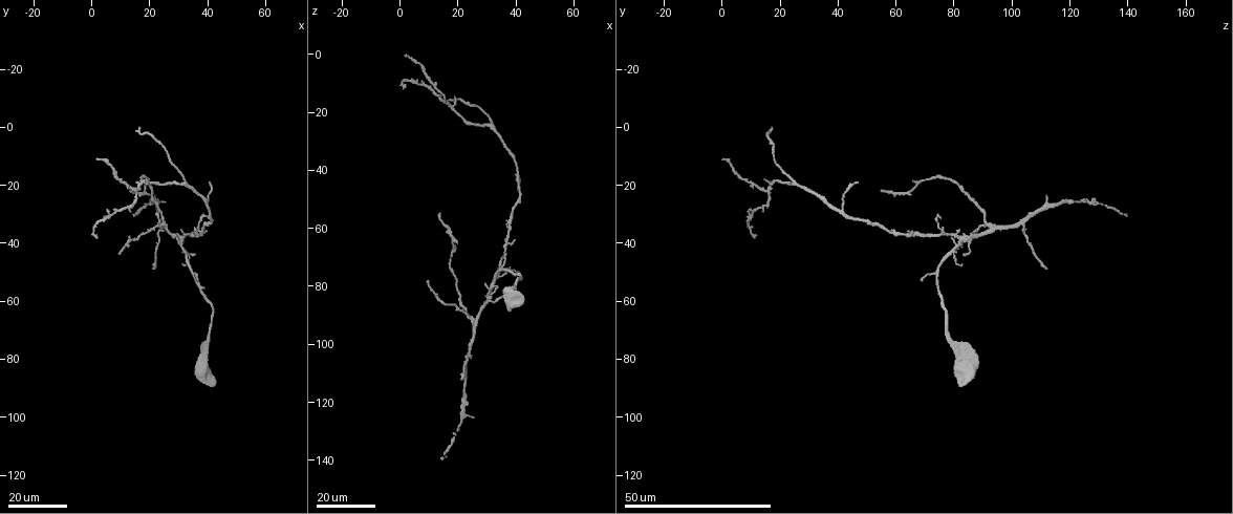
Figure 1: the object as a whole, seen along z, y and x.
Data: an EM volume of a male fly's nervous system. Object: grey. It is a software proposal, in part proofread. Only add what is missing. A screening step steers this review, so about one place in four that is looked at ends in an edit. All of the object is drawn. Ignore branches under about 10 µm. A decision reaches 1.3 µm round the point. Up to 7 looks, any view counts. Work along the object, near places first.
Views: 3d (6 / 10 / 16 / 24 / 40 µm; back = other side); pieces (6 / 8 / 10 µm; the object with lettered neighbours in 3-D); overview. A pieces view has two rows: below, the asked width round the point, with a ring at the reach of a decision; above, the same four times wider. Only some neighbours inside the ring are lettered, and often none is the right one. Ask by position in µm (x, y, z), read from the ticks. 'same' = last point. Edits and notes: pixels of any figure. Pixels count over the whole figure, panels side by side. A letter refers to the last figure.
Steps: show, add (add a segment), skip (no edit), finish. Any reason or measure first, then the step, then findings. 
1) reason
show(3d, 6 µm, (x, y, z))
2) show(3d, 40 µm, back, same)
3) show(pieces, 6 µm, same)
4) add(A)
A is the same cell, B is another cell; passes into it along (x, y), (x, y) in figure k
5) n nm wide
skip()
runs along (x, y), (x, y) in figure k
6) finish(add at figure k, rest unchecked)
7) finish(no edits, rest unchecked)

branch stops here
show(3d, 16 µm, (22, 25, 111))

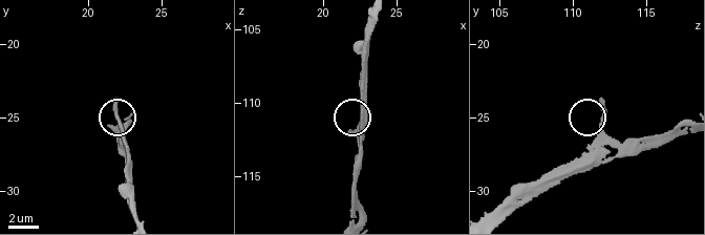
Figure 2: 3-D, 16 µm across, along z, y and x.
show(pieces, 8 µm, (22.0, 23.8, 111.8))

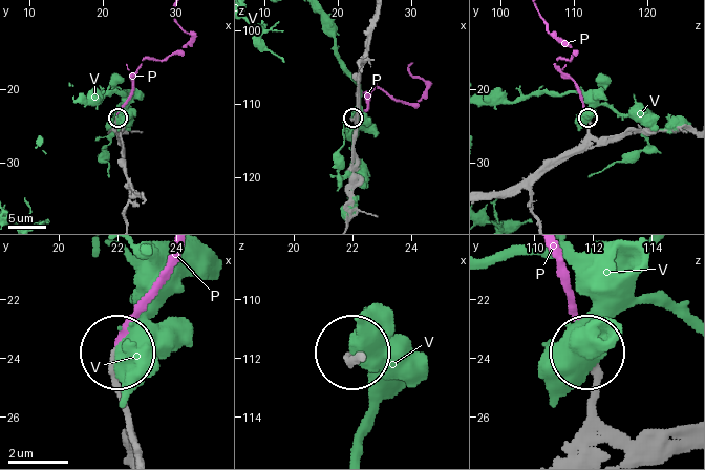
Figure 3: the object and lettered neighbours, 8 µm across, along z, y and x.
add(P)
P is the same cell, V is another cell; the neuron continues

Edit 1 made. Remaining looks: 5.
an open end
show(3d, 16 µm, (22, 49, 111))

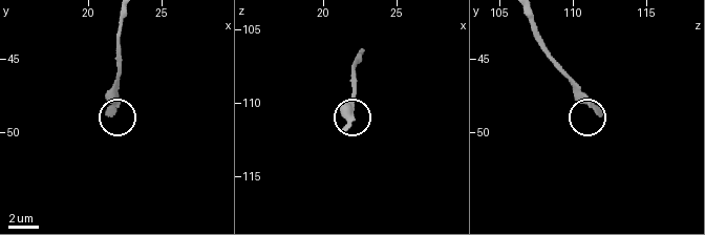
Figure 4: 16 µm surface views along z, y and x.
show(pieces, 6 µm, (21.2, 48.8, 111.8))

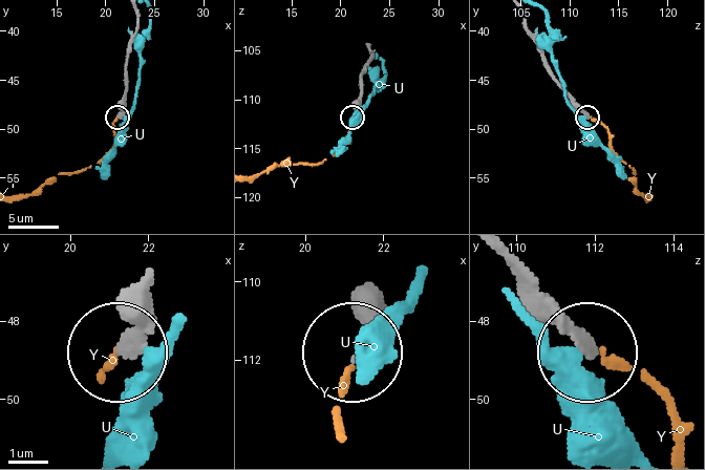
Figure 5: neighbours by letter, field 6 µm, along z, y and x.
add(Y)
Y is the same cell, U is another cell; passes into it along (499, 255), (580, 336), (660, 396), (680, 446) in figure 5; it goes on there

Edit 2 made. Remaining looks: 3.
show(overview)

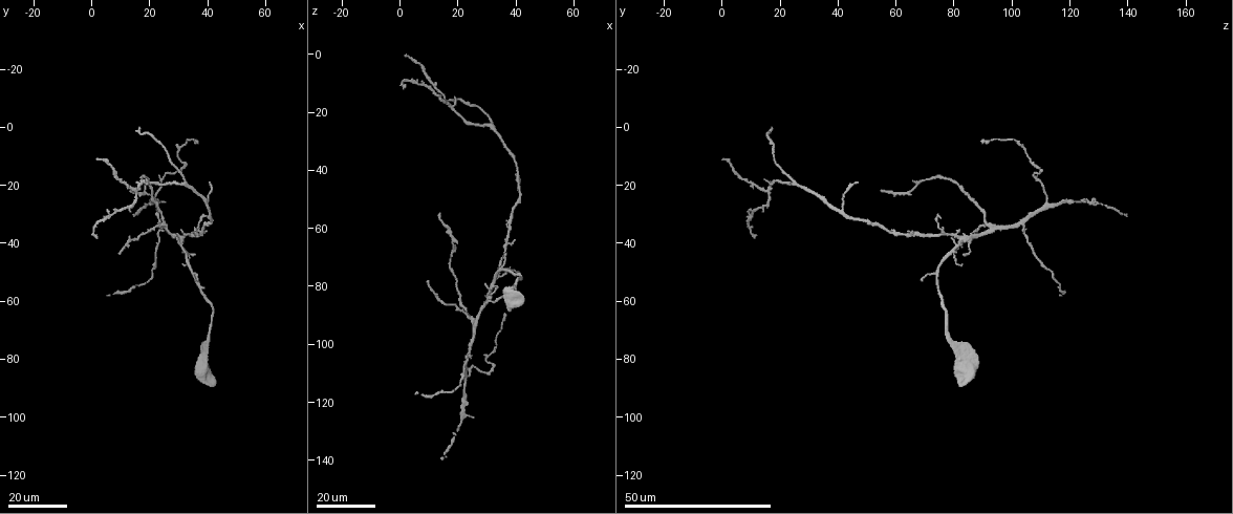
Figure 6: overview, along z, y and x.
thin end
show(3d, 24 µm, (9, 44, 78))

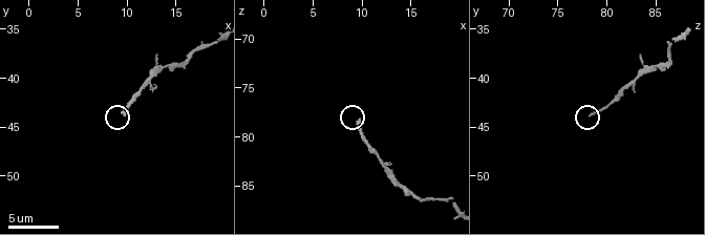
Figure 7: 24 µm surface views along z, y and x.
show(pieces, 10 µm, (9.8, 43.6, 78.2))

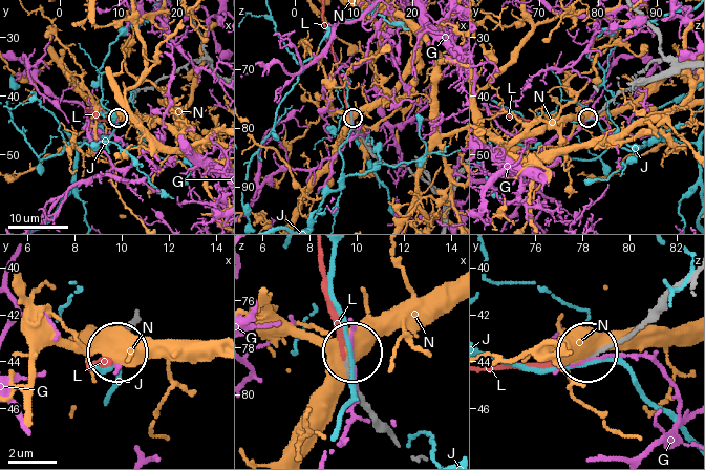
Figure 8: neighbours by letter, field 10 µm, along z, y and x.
add(L)
L is the same cell, G, J and N are other cells; passes into it along (136, 320), (94, 362) in figure 8; it goes on there

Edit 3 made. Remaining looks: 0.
finish(add at figure 3, add at figure 5, add at figure 8, rest unchecked)

